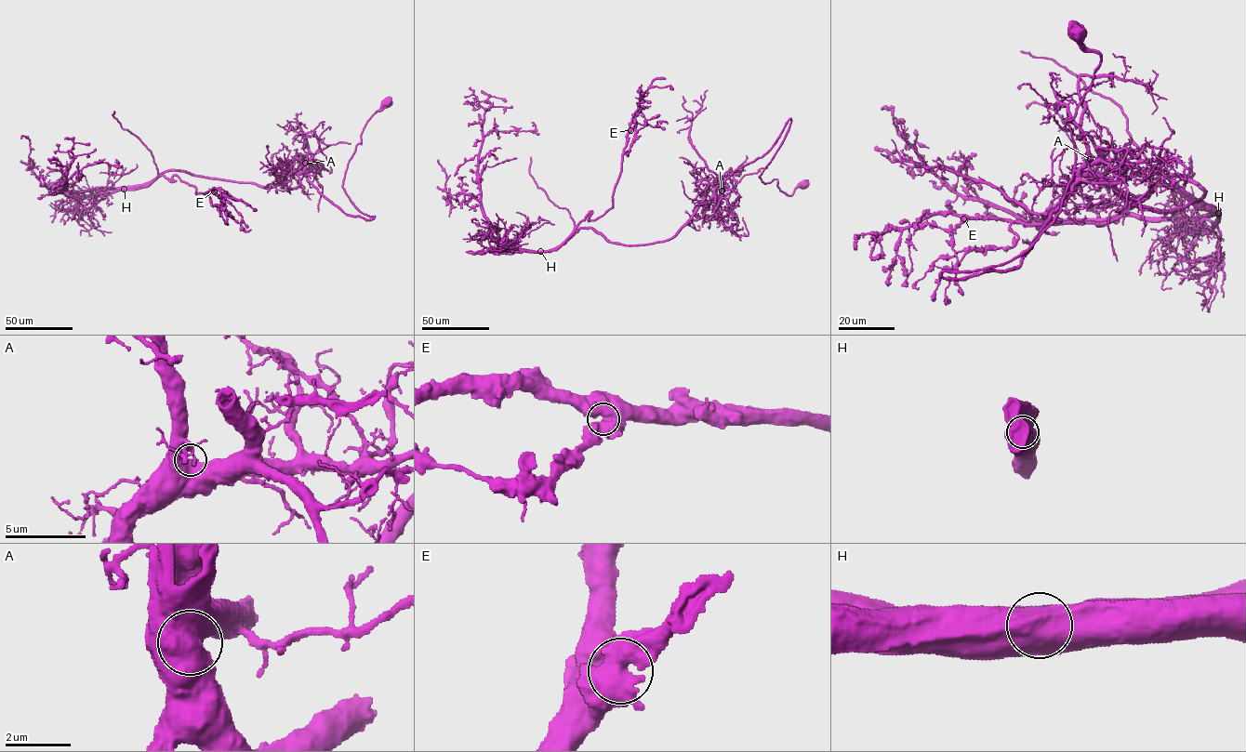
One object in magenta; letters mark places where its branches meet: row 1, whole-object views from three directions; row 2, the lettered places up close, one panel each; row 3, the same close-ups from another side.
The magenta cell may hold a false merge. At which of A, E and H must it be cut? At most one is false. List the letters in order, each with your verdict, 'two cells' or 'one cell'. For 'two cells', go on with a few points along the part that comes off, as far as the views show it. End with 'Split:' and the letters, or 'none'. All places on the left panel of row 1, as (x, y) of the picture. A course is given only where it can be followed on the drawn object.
A: one cell
E: one cell
H: two cells; course (124, 189), (146, 187), (156, 177), (175, 180), (177, 175), (196, 193), (218, 189), (257, 210)
Split: H

